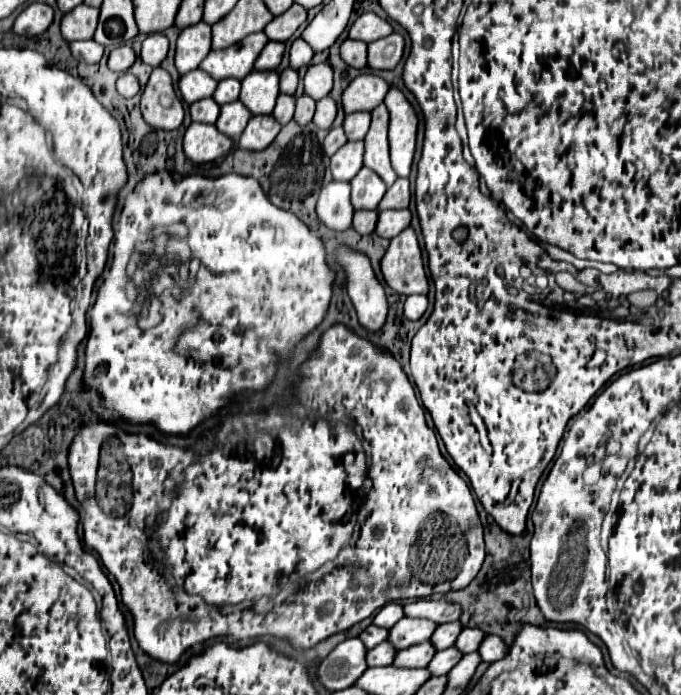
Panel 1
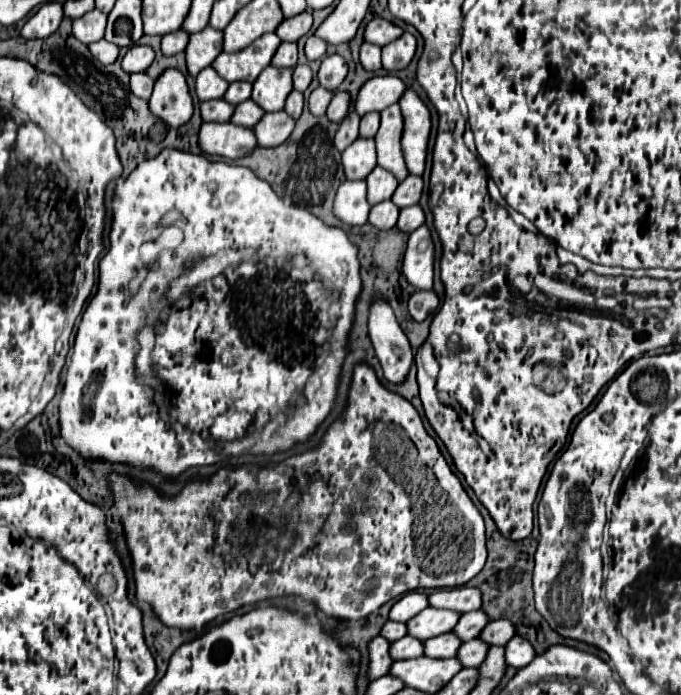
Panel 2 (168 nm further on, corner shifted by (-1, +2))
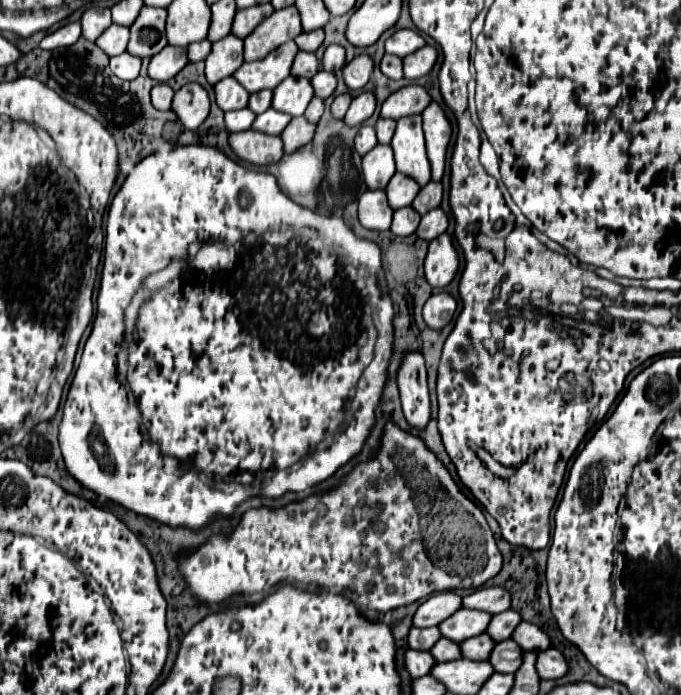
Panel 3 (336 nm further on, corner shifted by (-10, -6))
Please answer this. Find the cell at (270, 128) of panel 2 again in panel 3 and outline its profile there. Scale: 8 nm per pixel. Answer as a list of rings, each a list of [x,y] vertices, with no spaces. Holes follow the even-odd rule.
[[[296,117],[288,123],[288,127],[280,133],[284,143],[284,153],[294,153],[314,137],[314,125],[308,123],[304,117]]]

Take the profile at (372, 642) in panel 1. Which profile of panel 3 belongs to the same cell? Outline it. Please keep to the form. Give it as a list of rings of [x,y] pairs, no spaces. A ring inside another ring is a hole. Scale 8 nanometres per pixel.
[[[412,627],[410,633],[408,633],[408,647],[410,649],[428,651],[438,639],[440,639],[440,633],[438,633],[436,627],[430,627],[430,629],[416,629],[416,627]]]

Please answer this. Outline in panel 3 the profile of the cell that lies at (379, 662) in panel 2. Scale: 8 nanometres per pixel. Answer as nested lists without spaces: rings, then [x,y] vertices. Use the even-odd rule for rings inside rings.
[[[408,649],[404,653],[404,667],[406,667],[406,673],[416,679],[416,677],[422,677],[422,675],[428,675],[428,669],[434,665],[436,661],[432,659],[432,655],[428,651],[414,651],[414,649]]]

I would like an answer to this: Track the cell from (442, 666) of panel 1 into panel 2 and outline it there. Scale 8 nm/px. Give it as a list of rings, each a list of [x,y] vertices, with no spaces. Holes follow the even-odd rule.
[[[479,637],[479,639],[471,639],[463,643],[457,657],[465,667],[479,667],[485,661],[487,651],[489,651],[489,645],[483,643],[483,639]]]

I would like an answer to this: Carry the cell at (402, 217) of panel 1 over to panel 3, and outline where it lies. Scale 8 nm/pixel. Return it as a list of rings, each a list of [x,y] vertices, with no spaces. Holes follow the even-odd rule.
[[[432,209],[430,213],[422,215],[422,221],[416,229],[416,235],[424,241],[432,241],[434,237],[442,235],[448,229],[448,217],[442,209]]]

